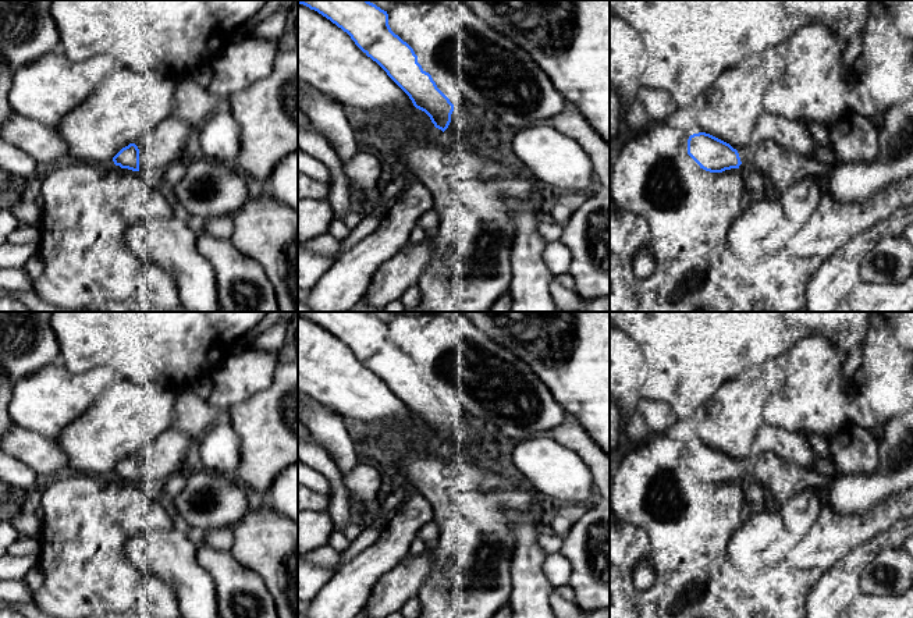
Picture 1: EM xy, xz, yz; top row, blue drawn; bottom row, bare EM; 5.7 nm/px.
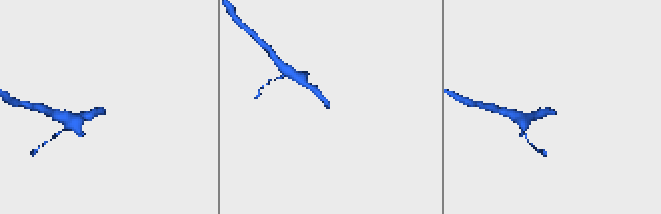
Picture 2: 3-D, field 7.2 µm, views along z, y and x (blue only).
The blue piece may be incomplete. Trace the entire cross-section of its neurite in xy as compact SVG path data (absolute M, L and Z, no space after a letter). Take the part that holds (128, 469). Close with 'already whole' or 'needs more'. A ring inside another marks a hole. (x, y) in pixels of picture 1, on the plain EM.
M167 429L148 443L138 455L122 459L113 473L121 480L156 487L171 475L182 470L188 448L195 438L188 433Z; needs more

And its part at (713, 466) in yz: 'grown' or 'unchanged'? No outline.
grown

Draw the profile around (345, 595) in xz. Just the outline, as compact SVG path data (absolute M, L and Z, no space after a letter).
M412 491L379 539L337 571L308 601L308 608L301 615L305 618L356 617L365 608L379 579L406 557L418 532L434 519L433 504L420 493Z

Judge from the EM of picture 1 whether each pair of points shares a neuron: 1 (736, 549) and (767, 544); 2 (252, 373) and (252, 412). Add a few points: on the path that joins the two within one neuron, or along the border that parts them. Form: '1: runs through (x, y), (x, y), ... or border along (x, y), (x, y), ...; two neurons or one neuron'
1: runs through (743, 549), (760, 544); one neuron
2: border along (274, 370), (273, 380), (266, 387), (226, 411); two neurons

